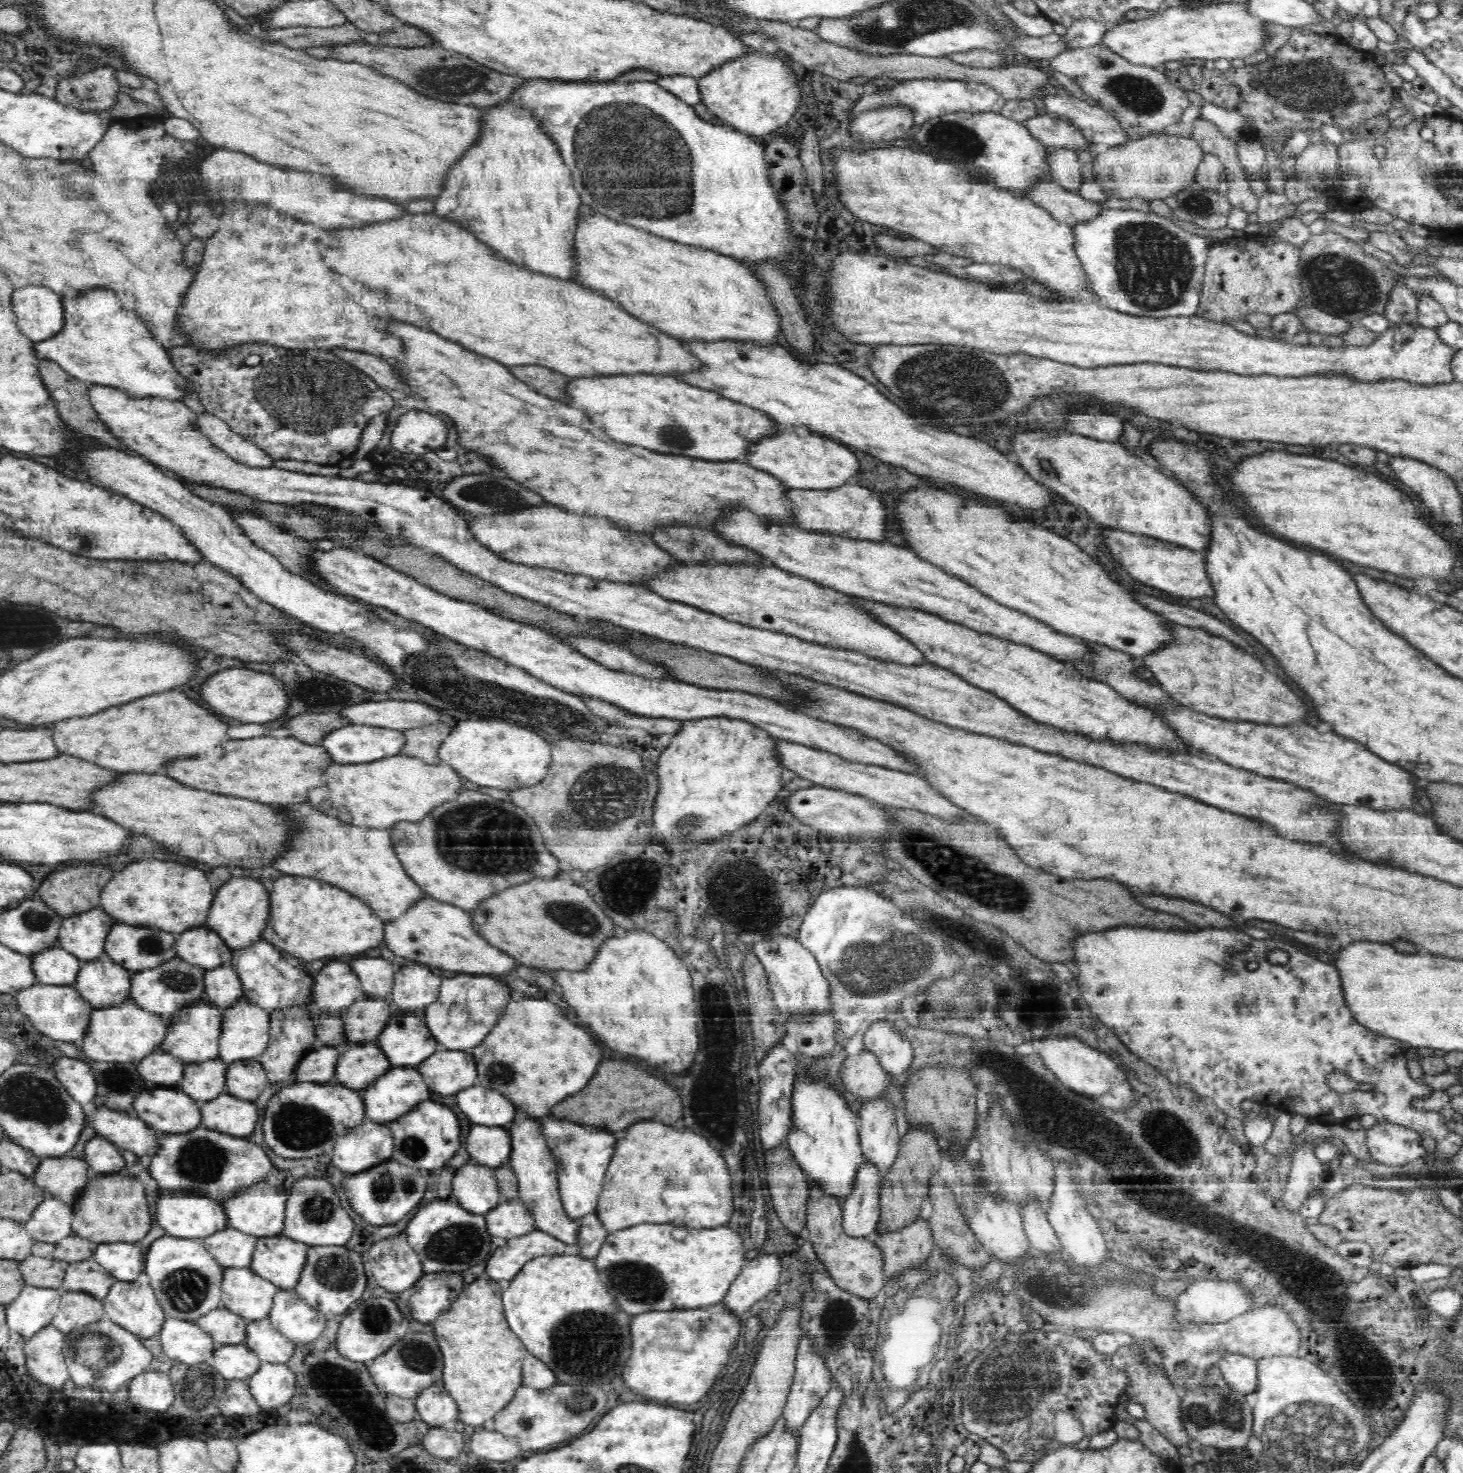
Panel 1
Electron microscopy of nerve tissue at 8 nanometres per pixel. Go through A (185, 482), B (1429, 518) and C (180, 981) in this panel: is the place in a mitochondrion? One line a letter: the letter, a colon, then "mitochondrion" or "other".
A: other
B: other
C: mitochondrion

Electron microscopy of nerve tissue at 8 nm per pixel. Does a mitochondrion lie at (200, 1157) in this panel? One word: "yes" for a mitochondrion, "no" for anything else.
yes

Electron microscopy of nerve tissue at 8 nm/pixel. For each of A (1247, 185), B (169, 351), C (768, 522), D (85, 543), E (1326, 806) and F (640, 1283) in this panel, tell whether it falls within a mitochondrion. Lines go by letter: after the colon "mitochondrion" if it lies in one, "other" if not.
A: other
B: other
C: other
D: other
E: other
F: mitochondrion

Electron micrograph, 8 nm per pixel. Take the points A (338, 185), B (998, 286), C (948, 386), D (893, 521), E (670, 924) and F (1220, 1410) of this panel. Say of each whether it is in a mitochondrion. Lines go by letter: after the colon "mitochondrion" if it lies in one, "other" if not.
A: other
B: other
C: mitochondrion
D: other
E: other
F: mitochondrion

